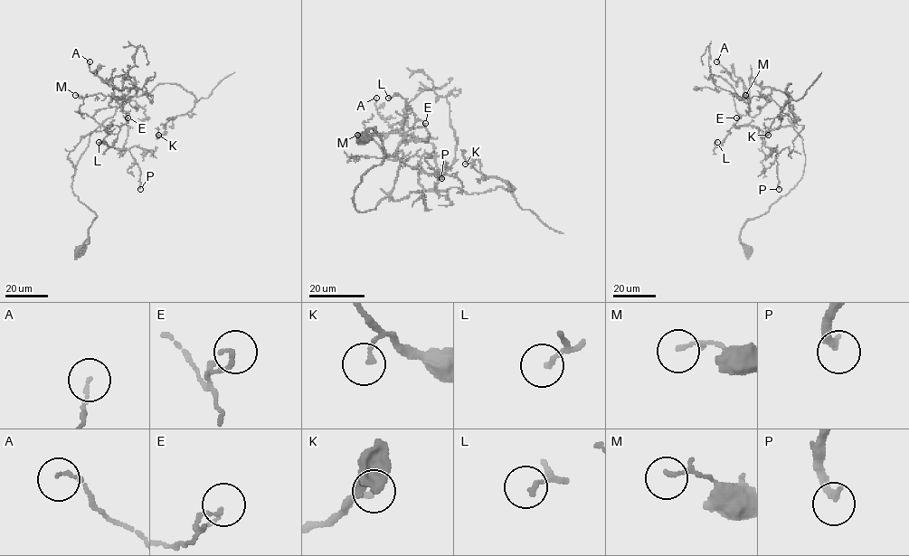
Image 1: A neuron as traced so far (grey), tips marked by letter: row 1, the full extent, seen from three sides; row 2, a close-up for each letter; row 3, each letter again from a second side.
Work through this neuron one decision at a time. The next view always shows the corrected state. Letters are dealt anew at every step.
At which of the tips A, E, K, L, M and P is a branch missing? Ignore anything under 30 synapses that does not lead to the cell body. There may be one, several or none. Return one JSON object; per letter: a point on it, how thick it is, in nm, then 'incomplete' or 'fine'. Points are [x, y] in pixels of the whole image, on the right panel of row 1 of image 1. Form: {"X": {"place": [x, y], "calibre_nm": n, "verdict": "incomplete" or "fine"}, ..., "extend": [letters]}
{"A": {"place": [716, 61], "calibre_nm": 100, "verdict": "fine"}, "E": {"place": [736, 117], "calibre_nm": 160, "verdict": "fine"}, "K": {"place": [768, 135], "calibre_nm": 150, "verdict": "fine"}, "L": {"place": [717, 142], "calibre_nm": 150, "verdict": "fine"}, "M": {"place": [745, 95], "calibre_nm": 140, "verdict": "fine"}, "P": {"place": [779, 189], "calibre_nm": 280, "verdict": "fine"}, "extend": []}

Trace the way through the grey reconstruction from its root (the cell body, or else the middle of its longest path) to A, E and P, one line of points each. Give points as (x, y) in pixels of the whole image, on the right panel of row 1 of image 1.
A: (749, 250), (741, 228), (796, 184), (806, 156), (788, 96), (751, 77), (747, 89), (716, 61)
E: (749, 250), (741, 228), (796, 184), (806, 156), (792, 126), (764, 134), (751, 125), (735, 127), (736, 117)
P: (749, 250), (741, 228), (803, 175), (802, 138), (792, 126), (764, 135), (764, 145), (776, 154), (779, 189)

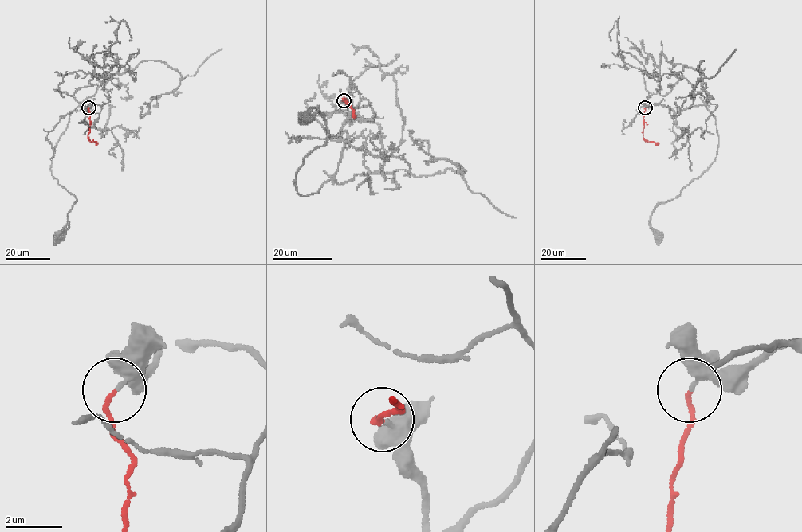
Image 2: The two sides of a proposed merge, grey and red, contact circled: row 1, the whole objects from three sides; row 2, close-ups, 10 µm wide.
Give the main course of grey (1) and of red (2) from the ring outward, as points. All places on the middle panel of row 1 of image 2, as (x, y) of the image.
1: (343, 100), (336, 172), (305, 196), (296, 173), (328, 131), (316, 107), (306, 119)
2: (343, 100), (345, 99), (343, 99), (353, 111), (354, 118)

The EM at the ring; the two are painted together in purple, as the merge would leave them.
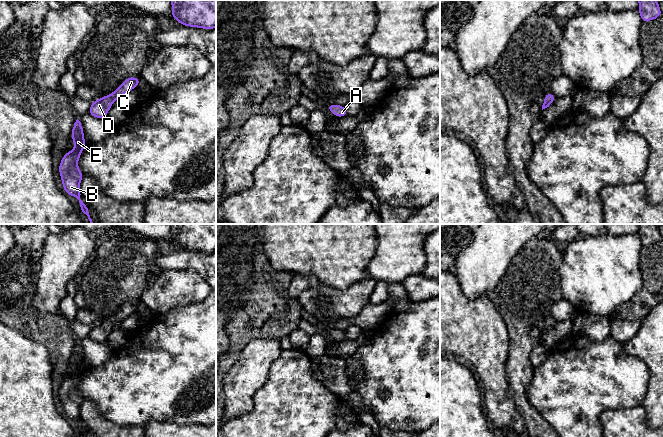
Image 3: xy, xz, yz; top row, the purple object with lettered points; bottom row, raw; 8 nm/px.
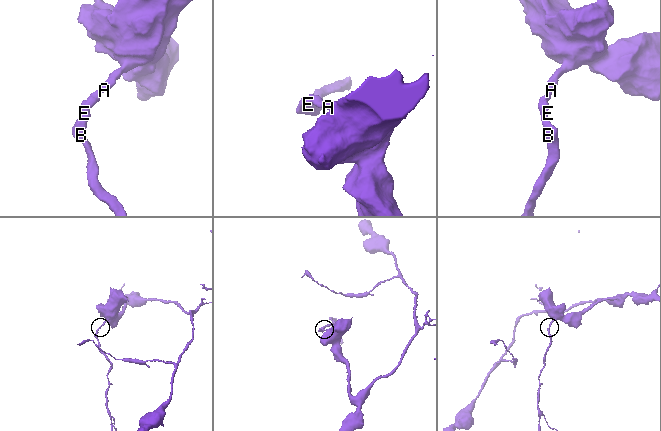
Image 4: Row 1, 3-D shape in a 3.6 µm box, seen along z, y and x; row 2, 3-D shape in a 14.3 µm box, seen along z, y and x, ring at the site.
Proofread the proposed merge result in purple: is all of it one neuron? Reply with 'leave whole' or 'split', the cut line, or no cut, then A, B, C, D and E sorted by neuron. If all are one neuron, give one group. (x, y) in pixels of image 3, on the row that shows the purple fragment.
leave whole; no cut; A B C D E

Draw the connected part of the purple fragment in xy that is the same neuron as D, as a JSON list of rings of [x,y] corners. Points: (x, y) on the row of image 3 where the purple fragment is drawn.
[[[136,77],[126,78],[123,81],[123,83],[114,92],[112,92],[108,96],[103,96],[102,98],[92,102],[88,110],[88,113],[93,117],[106,119],[107,113],[111,108],[111,106],[113,105],[113,102],[117,98],[121,98],[126,93],[133,90],[140,83],[141,83],[140,78],[136,78]]]

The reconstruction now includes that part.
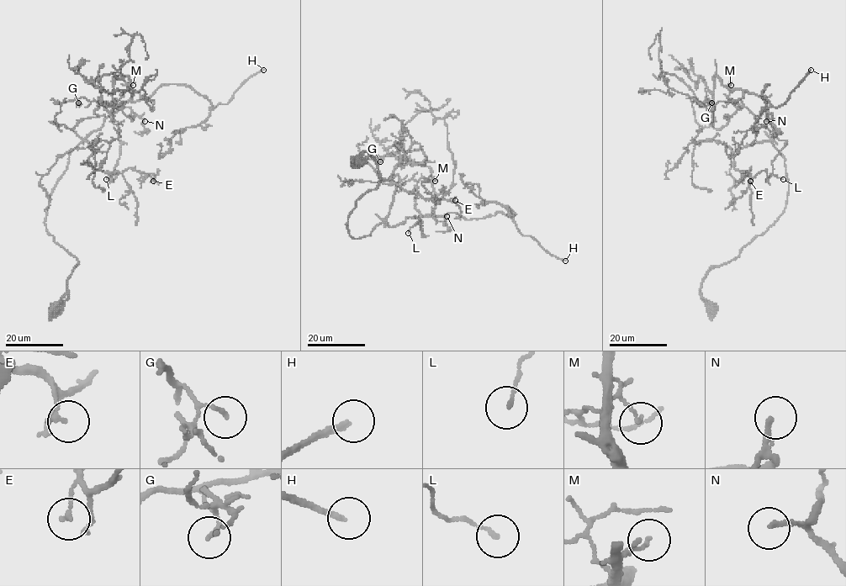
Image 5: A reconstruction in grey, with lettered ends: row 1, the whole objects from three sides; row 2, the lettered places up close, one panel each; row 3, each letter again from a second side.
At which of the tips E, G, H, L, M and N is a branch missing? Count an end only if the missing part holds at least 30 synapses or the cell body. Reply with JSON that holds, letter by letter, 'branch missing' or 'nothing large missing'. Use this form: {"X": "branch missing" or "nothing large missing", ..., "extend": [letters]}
{"E": "nothing large missing", "G": "nothing large missing", "H": "branch missing", "L": "nothing large missing", "M": "nothing large missing", "N": "branch missing", "extend": ["H", "N"]}

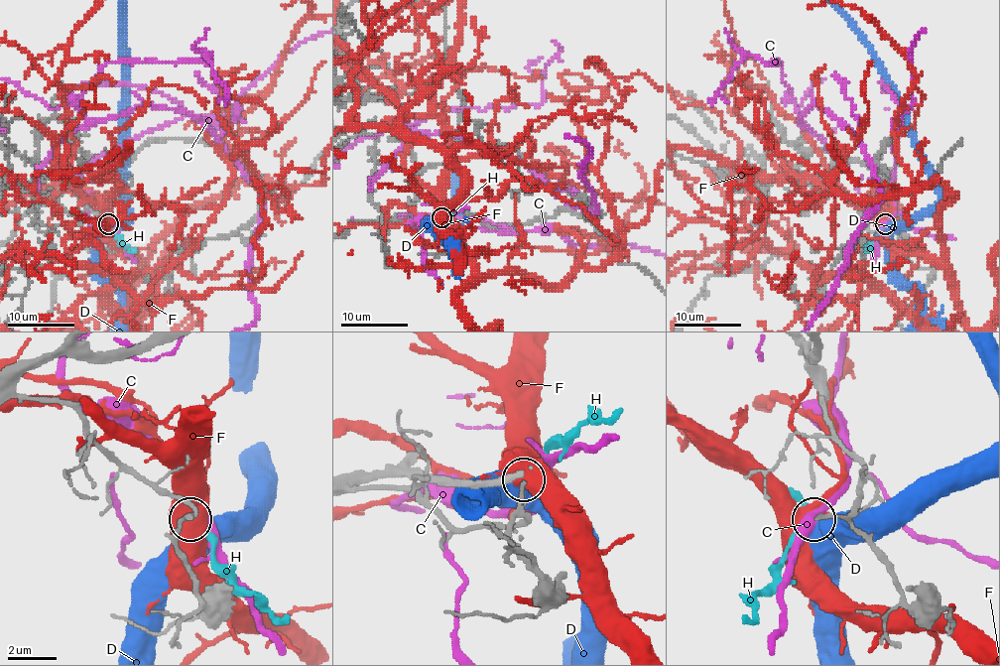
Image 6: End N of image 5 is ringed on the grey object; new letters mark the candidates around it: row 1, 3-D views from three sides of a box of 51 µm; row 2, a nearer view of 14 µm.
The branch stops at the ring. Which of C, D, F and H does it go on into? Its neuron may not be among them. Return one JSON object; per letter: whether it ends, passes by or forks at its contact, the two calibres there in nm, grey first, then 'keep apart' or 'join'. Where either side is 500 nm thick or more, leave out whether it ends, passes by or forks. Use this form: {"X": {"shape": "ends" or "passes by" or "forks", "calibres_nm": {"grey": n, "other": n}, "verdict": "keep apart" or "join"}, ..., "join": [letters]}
{"C": {"shape": "passes by", "calibres_nm": {"grey": 200, "other": 400}, "verdict": "keep apart"}, "D": {"calibres_nm": {"grey": 180, "other": 750}, "verdict": "keep apart"}, "F": {"shape": "ends", "calibres_nm": {"grey": 220, "other": 140}, "verdict": "keep apart"}, "H": {"shape": "passes by", "calibres_nm": {"grey": 200, "other": 240}, "verdict": "keep apart"}, "join": []}

